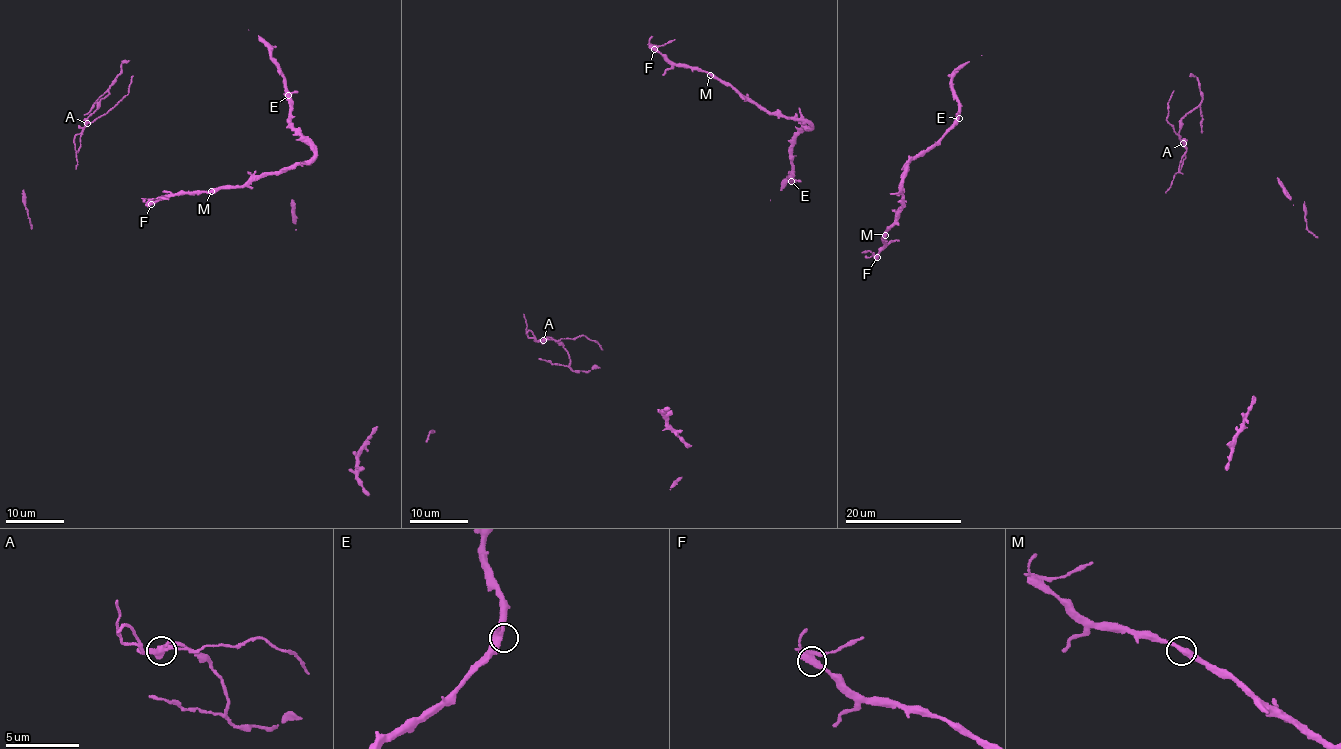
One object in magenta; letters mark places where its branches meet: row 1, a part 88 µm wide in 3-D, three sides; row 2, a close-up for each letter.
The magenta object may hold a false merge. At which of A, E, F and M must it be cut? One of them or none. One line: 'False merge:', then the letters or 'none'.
False merge: A

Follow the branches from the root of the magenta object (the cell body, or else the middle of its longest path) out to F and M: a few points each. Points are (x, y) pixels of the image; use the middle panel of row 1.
F: (791, 181), (789, 151), (801, 130), (810, 125), (761, 110), (705, 72), (673, 66), (654, 49)
M: (791, 181), (789, 151), (801, 130), (810, 125), (761, 110), (710, 75)

